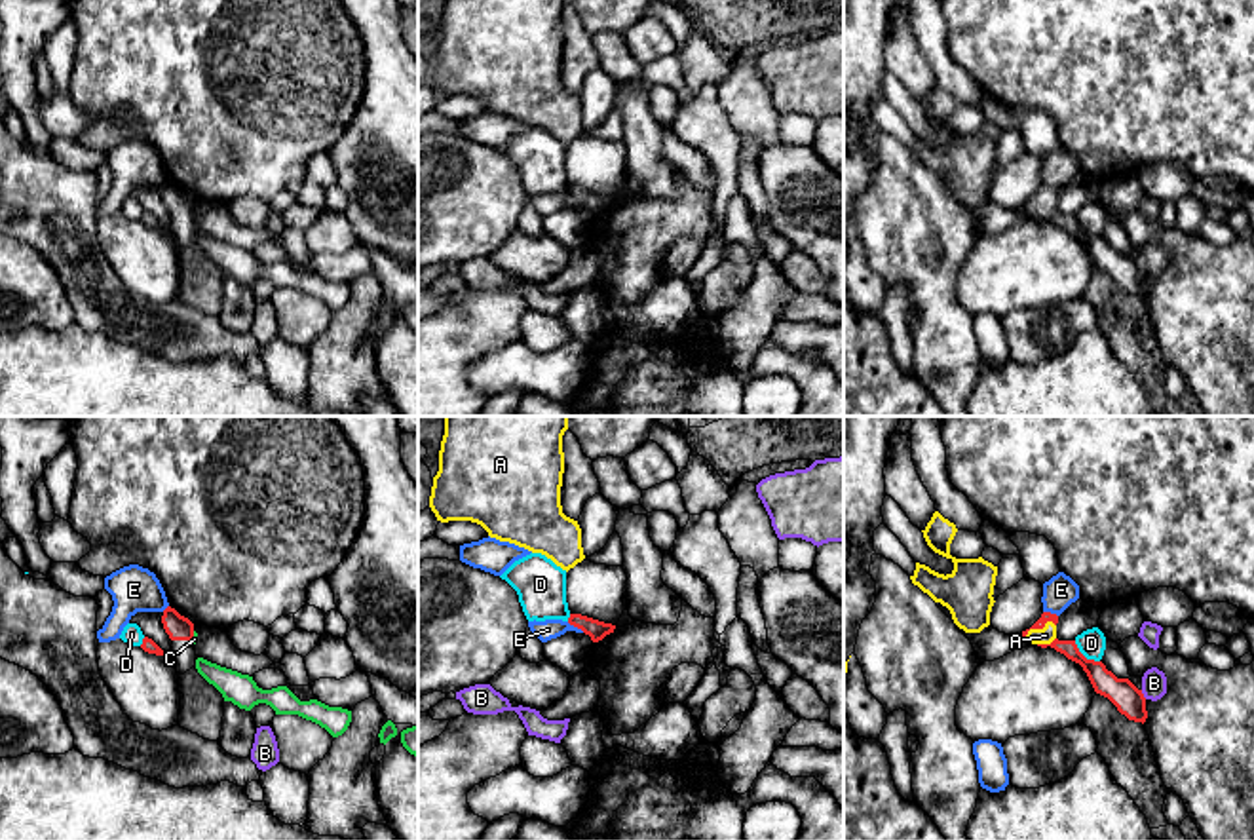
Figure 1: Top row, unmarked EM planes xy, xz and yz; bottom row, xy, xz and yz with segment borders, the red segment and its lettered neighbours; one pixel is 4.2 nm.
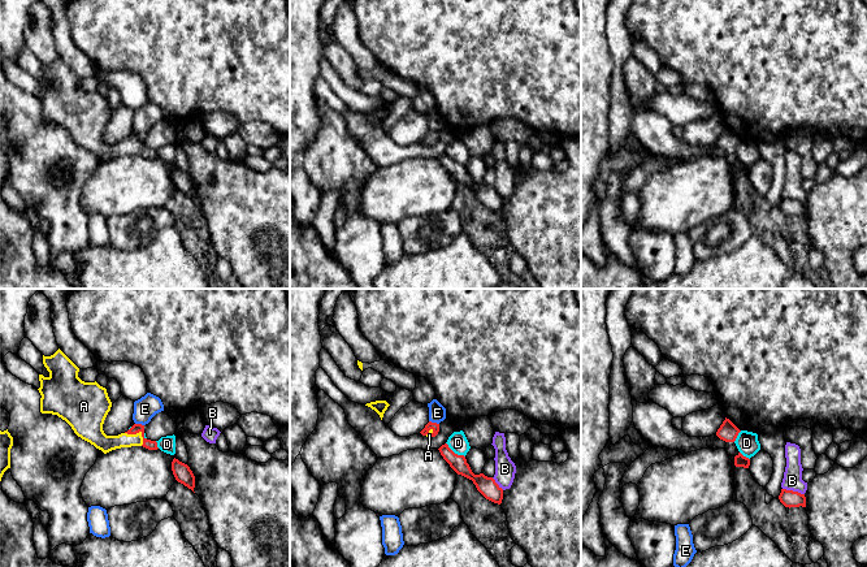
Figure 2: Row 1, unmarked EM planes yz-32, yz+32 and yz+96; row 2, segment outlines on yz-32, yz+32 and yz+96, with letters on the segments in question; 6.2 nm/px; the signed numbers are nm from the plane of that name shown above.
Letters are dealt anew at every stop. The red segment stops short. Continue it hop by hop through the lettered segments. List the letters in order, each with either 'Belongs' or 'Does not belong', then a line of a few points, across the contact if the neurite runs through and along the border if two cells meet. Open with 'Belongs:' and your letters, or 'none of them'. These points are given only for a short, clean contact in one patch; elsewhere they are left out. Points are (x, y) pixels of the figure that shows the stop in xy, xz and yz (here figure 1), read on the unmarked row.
Belongs: A
A: Belongs. Line: yz (1045, 190), (1040, 202), (1045, 210)
B: Does not belong. Line: yz (1140, 265), (1146, 272)
C: Does not belong. Line: xy (194, 206), (190, 213)
D: Does not belong. Line: yz (1074, 215), (1087, 232), (1099, 236)
E: Does not belong. Line: xz (567, 196), (584, 206)

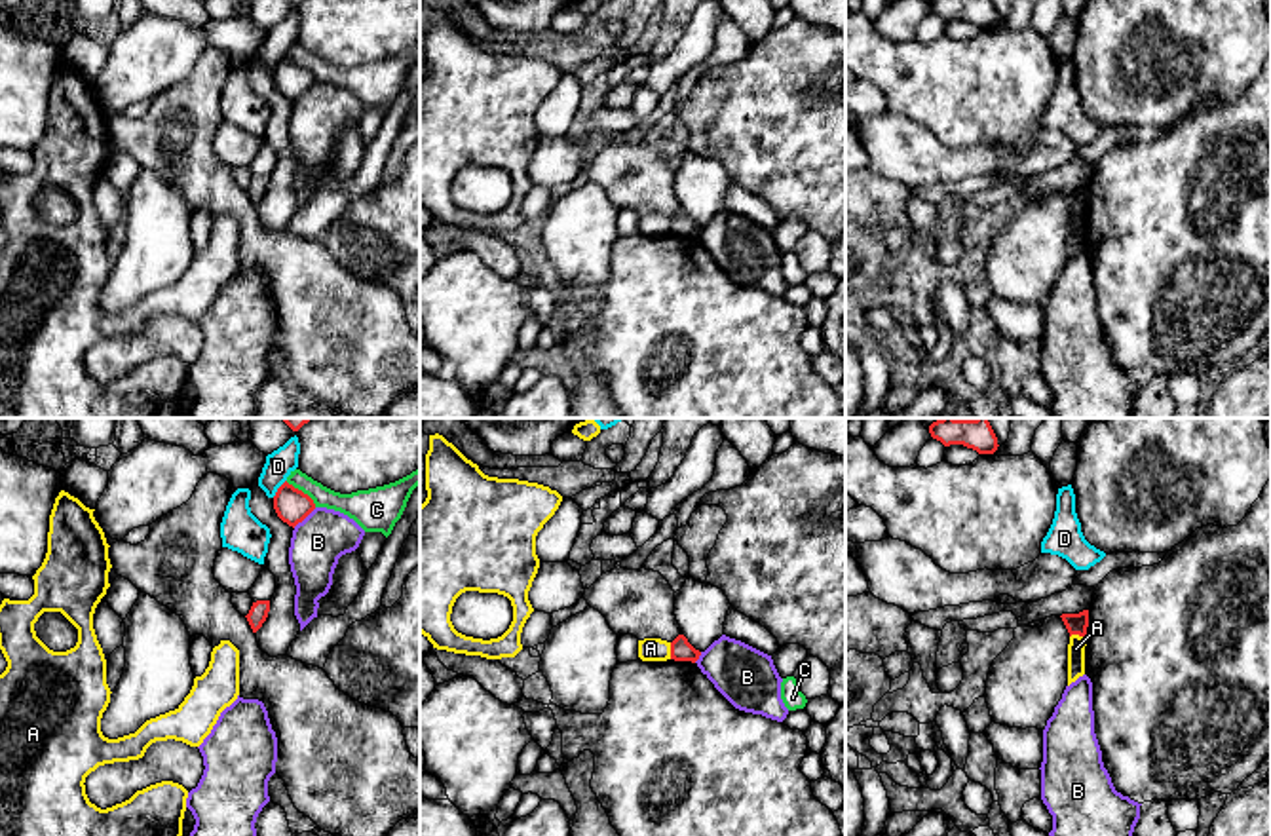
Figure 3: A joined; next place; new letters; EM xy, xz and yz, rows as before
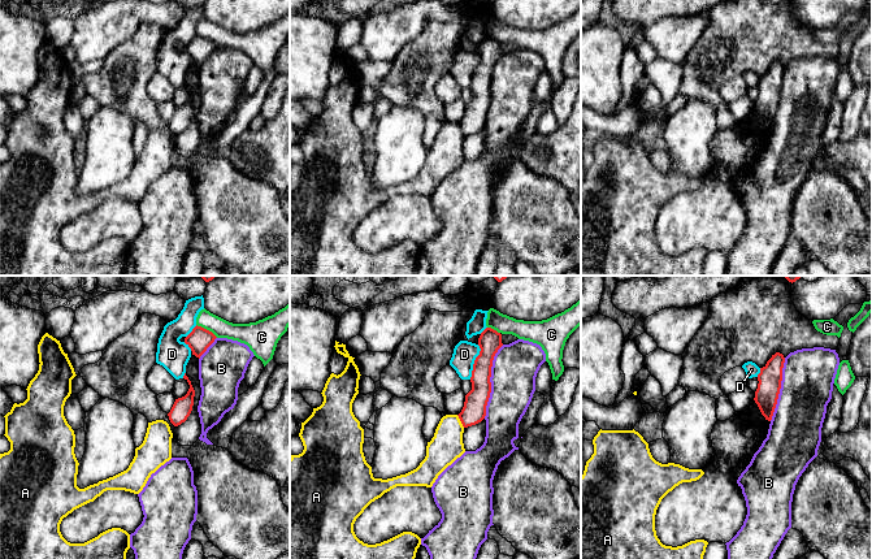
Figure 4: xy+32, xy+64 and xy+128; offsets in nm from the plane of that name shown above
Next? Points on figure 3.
Belongs: none of them
A: Does not belong
B: Does not belong
C: Does not belong. Line: xy (285, 56), (301, 63), (316, 80)
D: Does not belong

